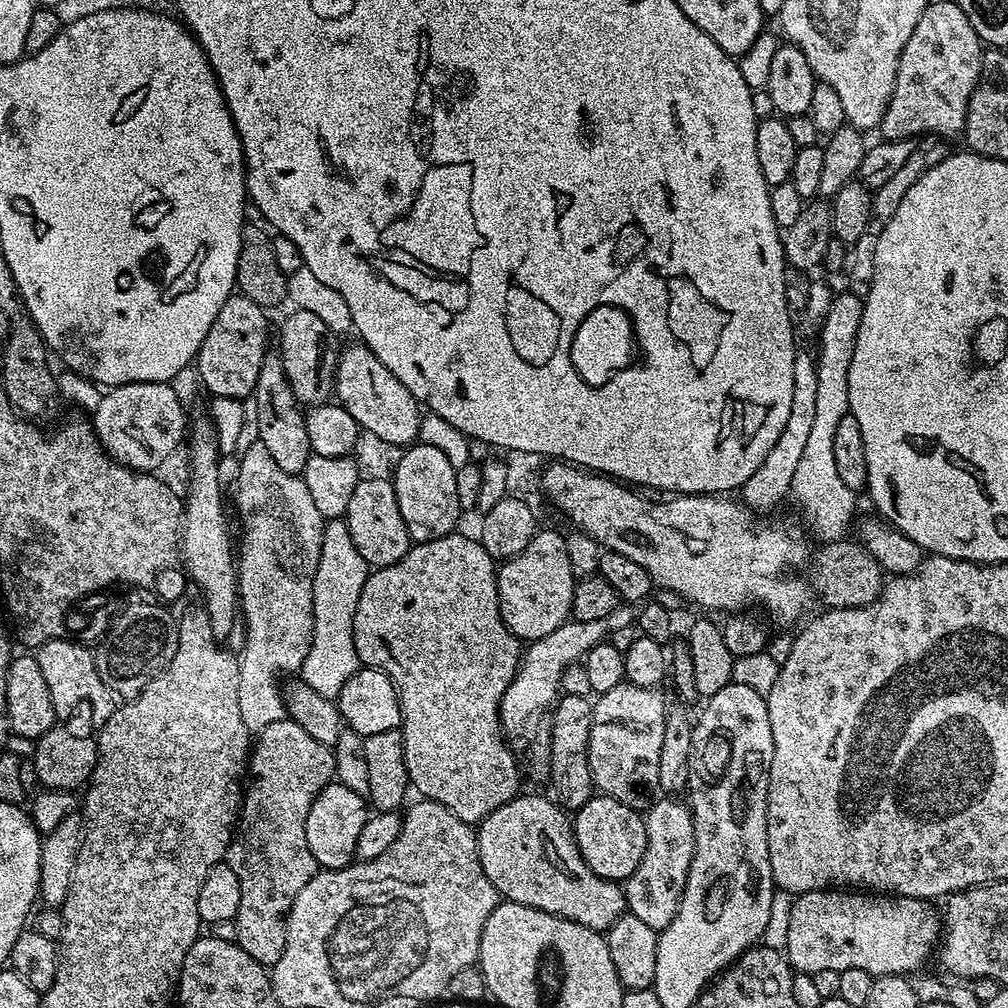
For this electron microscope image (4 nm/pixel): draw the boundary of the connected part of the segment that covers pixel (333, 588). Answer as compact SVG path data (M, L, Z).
M329 519L322 534L321 560L313 584L313 640L302 662L298 676L315 694L335 701L336 695L361 668L354 646L354 614L362 586L368 580L370 565L354 547L347 519Z

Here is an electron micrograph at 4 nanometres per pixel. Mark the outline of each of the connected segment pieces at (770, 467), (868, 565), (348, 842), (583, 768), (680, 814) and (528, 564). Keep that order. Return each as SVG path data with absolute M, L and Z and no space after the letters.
M797 351L794 358L794 398L790 402L790 418L786 418L786 430L782 430L778 442L774 442L770 454L766 454L766 462L746 478L742 489L742 500L753 513L768 512L783 502L792 491L794 473L798 470L798 462L802 462L802 453L812 433L816 416L816 392L818 390L818 370L813 353Z
M852 538L842 540L829 540L819 545L820 549L815 549L810 560L810 588L813 593L820 595L820 600L828 608L861 608L870 602L874 602L880 597L880 591L886 583L886 573L881 568L880 563L866 551L864 545Z
M333 782L320 791L318 798L314 798L314 806L310 806L310 814L306 814L306 846L310 846L310 854L314 854L317 865L321 869L346 868L356 860L358 834L362 834L362 826L368 820L369 815L370 808L365 797L354 794L350 786L342 786L339 782Z
M561 695L551 709L554 739L550 742L550 766L552 767L550 788L557 792L555 795L558 797L558 803L565 810L580 808L594 794L588 761L592 706L593 701L587 696Z
M680 798L660 799L664 800L657 799L644 816L646 854L642 854L638 870L634 870L634 874L630 874L622 884L627 911L634 918L646 922L646 926L653 928L657 934L670 926L670 922L674 922L674 914L678 914L680 899L686 890L686 878L690 874L690 862L696 853L692 809Z
M537 530L530 538L530 542L526 542L526 550L522 550L517 556L511 556L497 567L496 589L502 622L506 622L509 630L521 642L546 638L546 634L551 634L553 630L558 630L558 626L568 623L572 614L576 581L574 570L570 570L570 557L566 554L564 536L561 533Z

